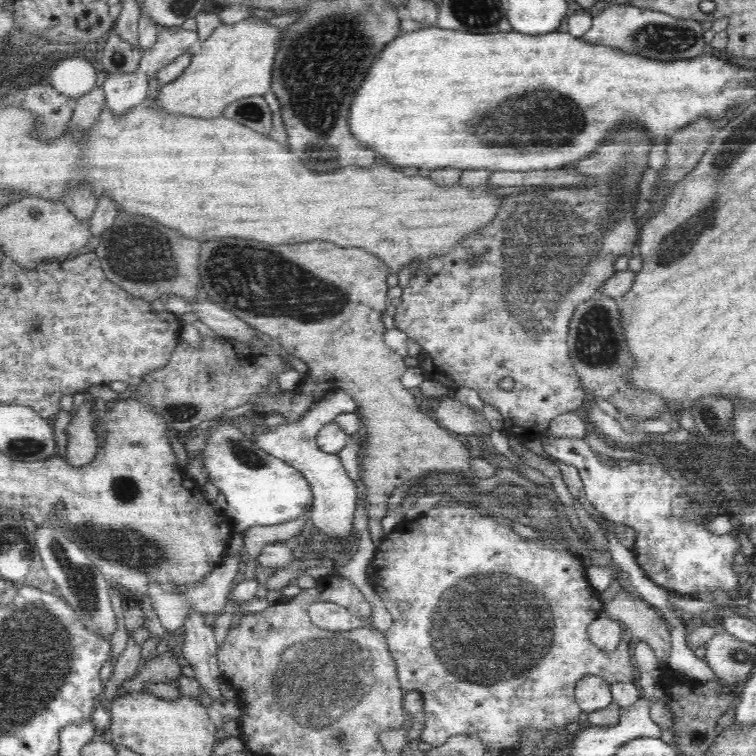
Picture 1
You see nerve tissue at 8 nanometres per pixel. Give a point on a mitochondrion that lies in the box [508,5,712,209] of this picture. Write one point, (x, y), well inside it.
(659, 40)

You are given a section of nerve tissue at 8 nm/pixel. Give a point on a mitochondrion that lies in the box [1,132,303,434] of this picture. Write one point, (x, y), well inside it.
(130, 254)

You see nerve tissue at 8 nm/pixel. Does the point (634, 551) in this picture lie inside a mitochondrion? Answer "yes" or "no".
no

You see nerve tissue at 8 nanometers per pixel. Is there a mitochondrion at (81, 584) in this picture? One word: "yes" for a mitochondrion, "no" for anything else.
yes

